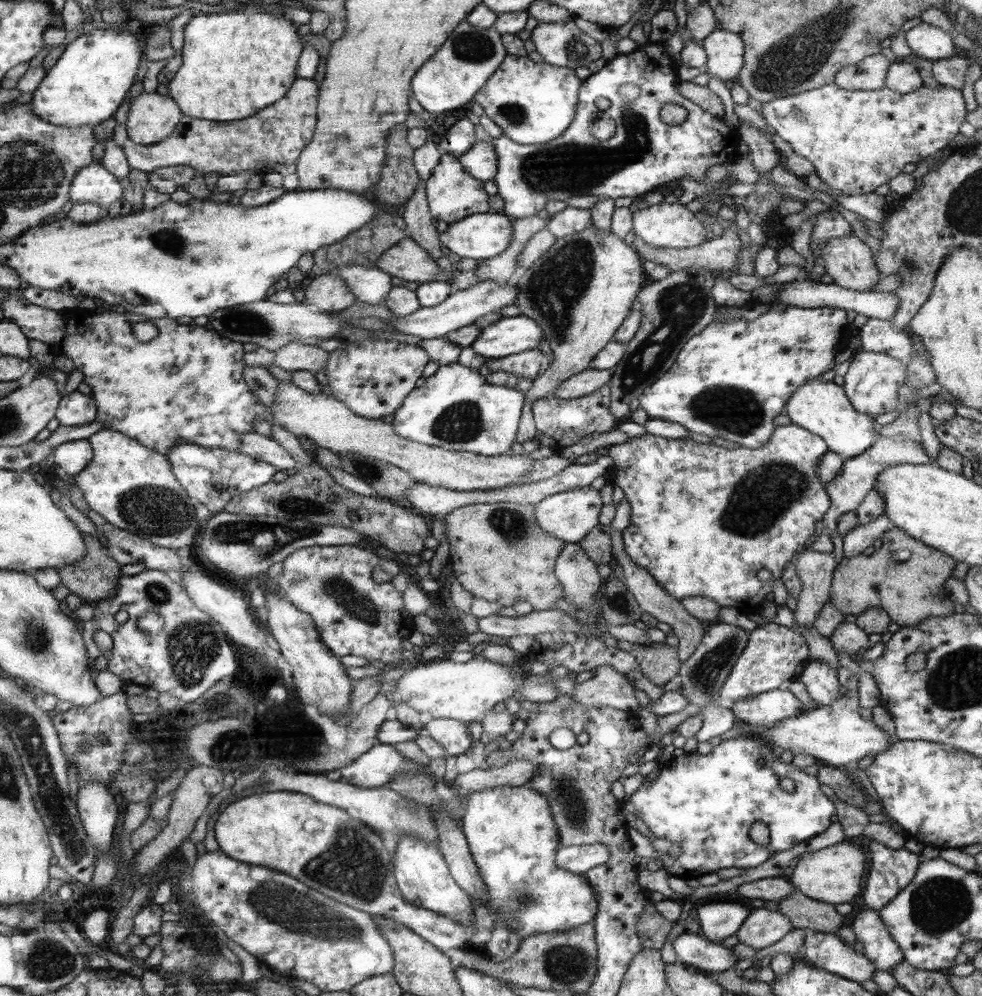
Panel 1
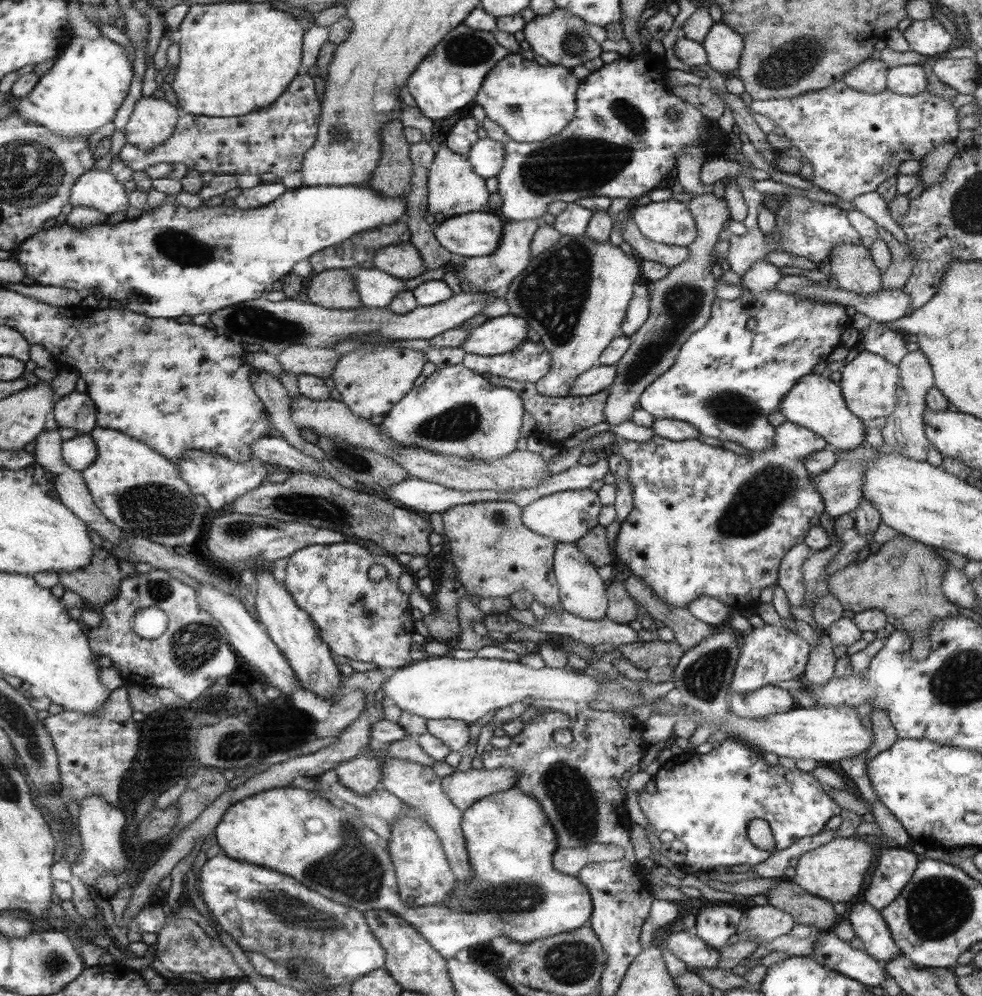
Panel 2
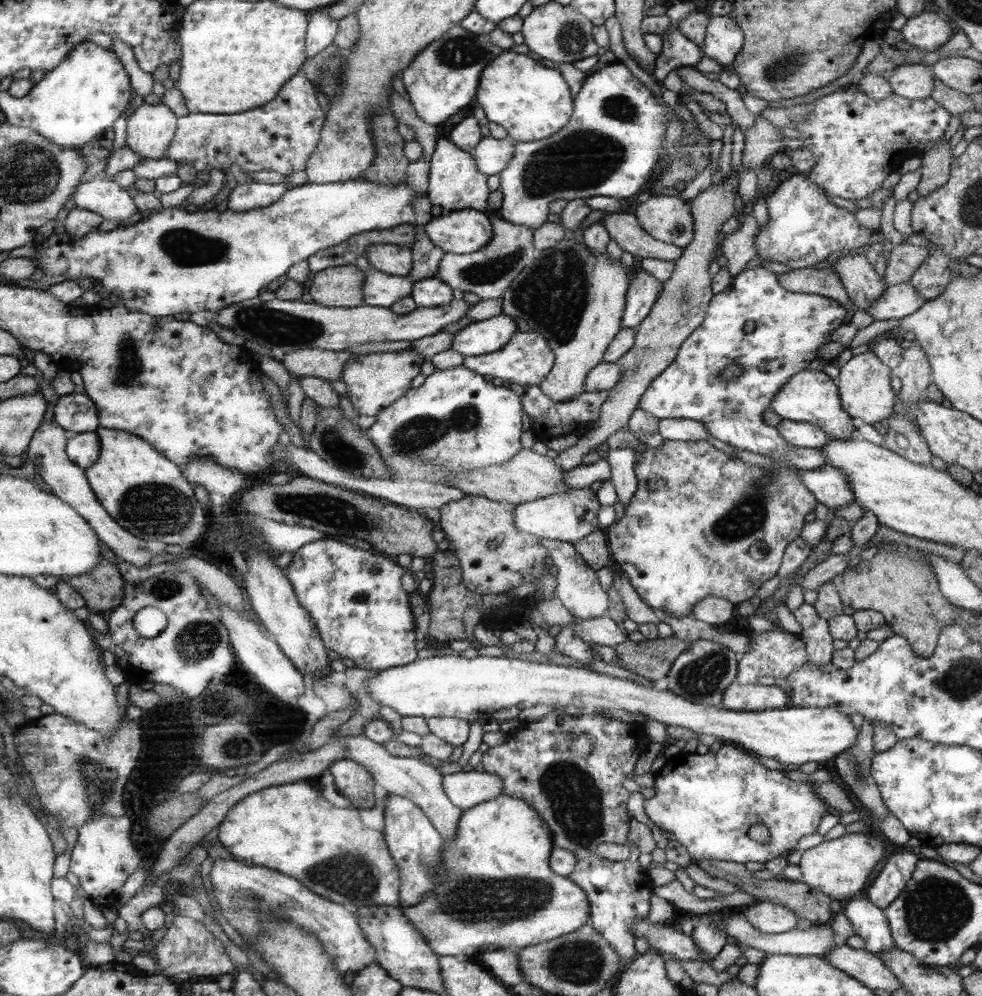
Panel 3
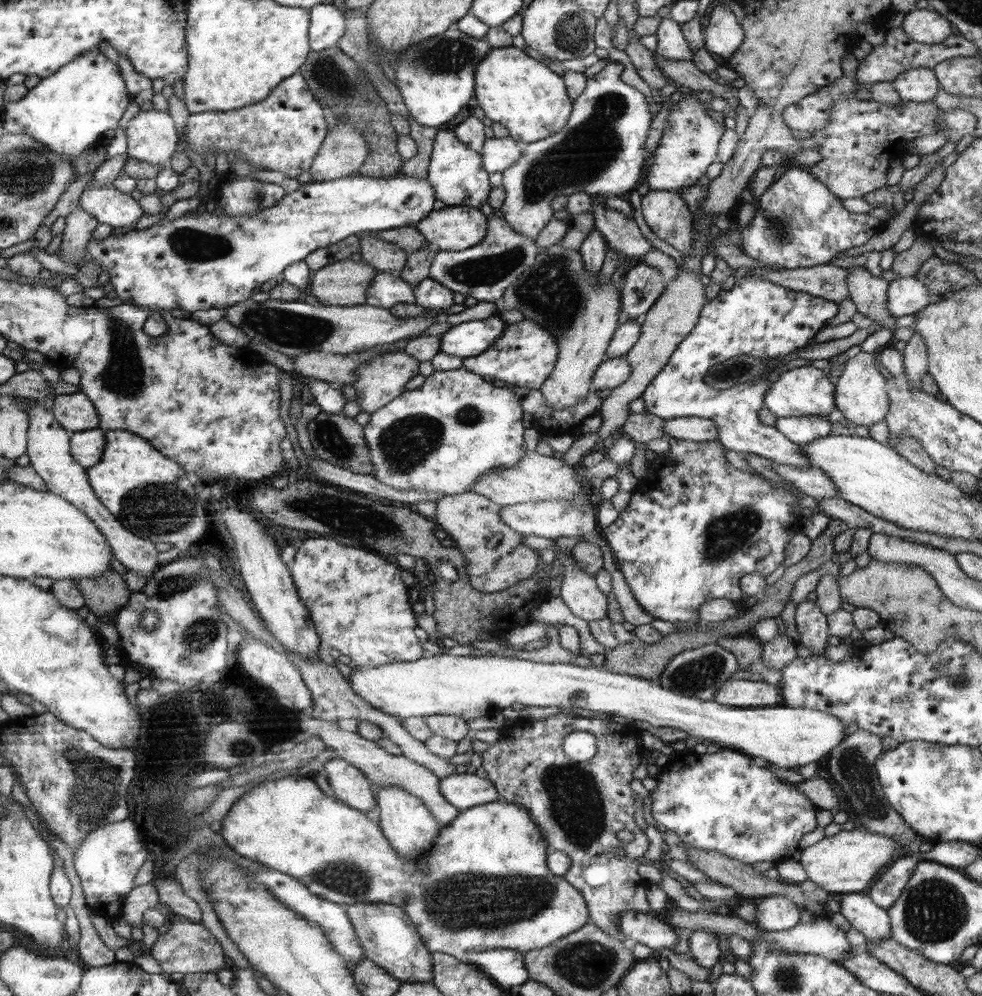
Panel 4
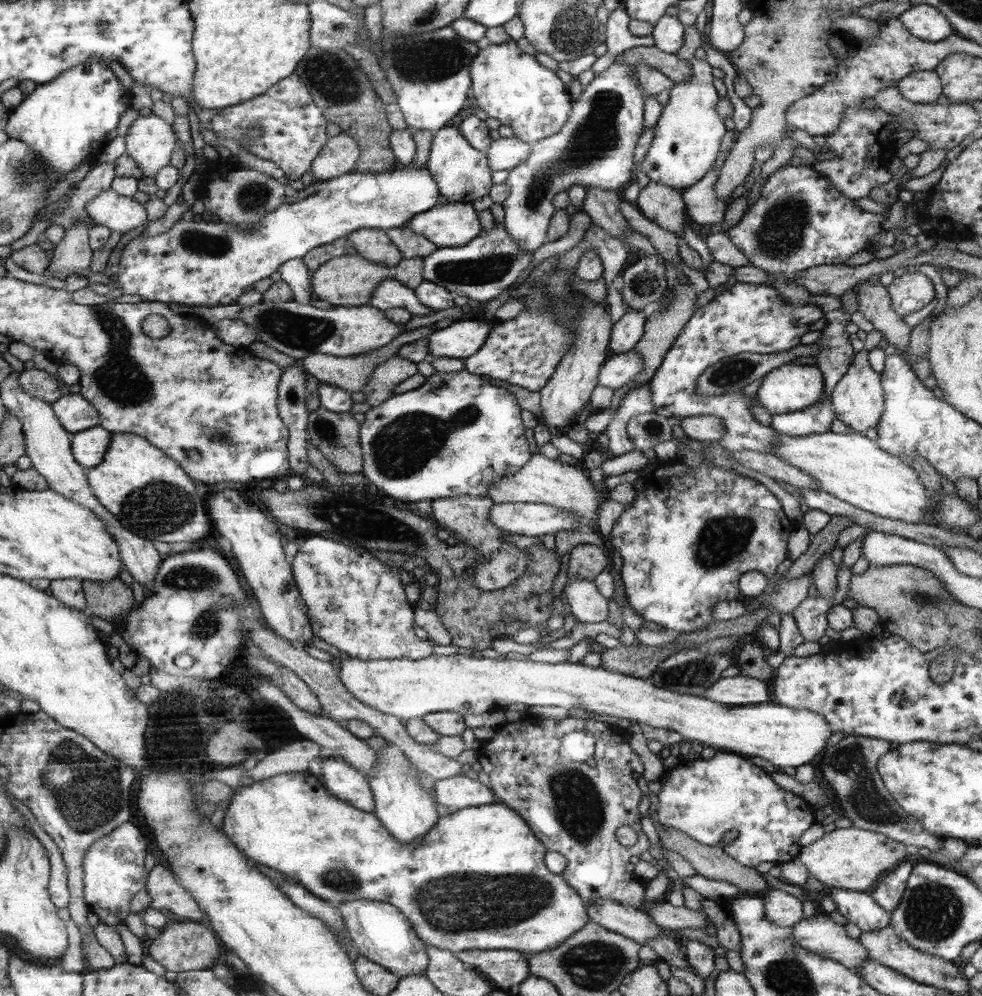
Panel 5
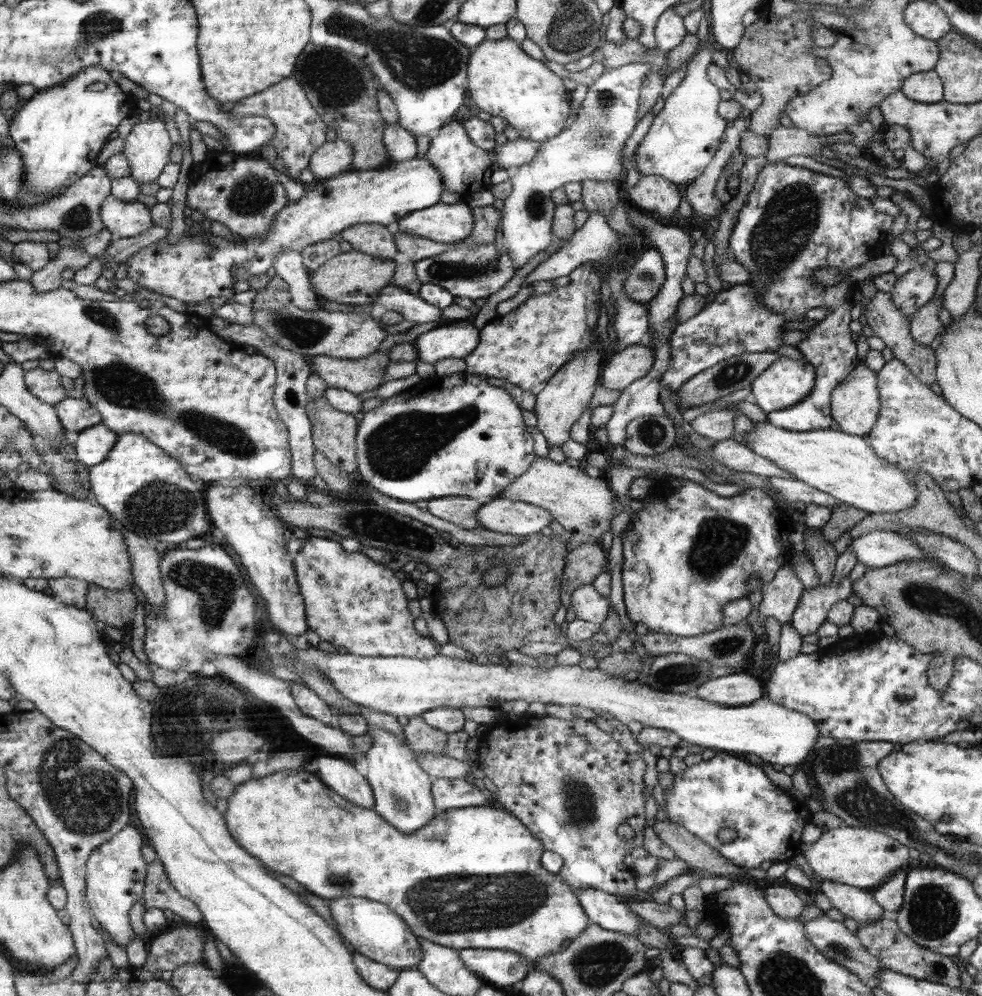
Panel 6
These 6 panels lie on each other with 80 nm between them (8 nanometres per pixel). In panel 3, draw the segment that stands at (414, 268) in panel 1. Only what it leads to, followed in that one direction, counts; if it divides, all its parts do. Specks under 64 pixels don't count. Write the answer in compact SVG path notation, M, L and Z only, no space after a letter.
M370 243L366 247L365 257L372 269L384 271L386 274L407 277L412 270L410 247Z

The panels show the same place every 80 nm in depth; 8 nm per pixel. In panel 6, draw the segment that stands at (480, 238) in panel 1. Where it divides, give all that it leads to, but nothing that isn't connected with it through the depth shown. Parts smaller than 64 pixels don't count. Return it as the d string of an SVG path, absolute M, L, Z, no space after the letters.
M463 199L457 204L439 203L430 209L415 211L398 220L393 228L450 245L470 236L476 224L473 209Z

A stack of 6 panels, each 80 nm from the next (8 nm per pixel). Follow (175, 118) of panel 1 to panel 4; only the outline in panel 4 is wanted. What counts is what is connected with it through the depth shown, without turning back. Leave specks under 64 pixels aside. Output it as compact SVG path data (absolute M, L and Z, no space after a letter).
M152 109L137 113L125 129L128 157L154 167L169 167L179 149L179 136L169 113Z

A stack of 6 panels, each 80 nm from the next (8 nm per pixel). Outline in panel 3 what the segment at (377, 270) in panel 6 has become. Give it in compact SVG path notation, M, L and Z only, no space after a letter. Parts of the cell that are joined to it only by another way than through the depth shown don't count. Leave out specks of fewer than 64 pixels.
M354 264L338 265L334 268L314 273L314 281L308 288L314 303L331 307L359 307L365 304L365 272Z

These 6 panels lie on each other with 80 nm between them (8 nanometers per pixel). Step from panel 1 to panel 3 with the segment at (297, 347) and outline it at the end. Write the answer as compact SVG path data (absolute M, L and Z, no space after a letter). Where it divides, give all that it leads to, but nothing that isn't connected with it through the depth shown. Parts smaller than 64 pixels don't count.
M302 348L281 356L280 361L290 375L316 377L327 381L341 380L345 365L356 354L350 351Z

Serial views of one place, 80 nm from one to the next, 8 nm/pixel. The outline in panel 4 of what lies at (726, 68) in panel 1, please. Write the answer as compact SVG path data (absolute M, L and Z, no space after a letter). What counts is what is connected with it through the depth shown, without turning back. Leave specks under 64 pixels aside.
M717 3L713 4L703 39L710 54L726 62L745 40L745 31L732 10L727 5Z

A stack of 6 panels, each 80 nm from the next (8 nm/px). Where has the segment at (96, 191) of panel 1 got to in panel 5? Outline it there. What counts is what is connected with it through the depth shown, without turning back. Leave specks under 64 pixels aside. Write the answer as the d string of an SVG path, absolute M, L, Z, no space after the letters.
M114 190L98 194L88 203L86 211L96 225L107 226L110 230L122 234L146 225L149 221L148 209L144 205Z

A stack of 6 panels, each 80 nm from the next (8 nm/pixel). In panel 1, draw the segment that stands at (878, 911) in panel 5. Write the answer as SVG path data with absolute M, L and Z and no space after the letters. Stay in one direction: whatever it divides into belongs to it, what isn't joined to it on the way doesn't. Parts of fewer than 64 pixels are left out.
M866 907L858 911L852 920L853 931L858 941L864 945L864 956L875 964L877 970L892 970L904 961L898 943L890 936L887 926L879 917L878 911Z

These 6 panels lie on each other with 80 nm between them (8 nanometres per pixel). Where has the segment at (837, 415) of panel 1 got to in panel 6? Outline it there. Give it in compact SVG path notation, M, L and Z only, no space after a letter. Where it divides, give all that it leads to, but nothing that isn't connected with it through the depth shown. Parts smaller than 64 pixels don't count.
M781 356L750 383L750 388L756 404L769 413L803 401L811 393L816 376L814 365Z

